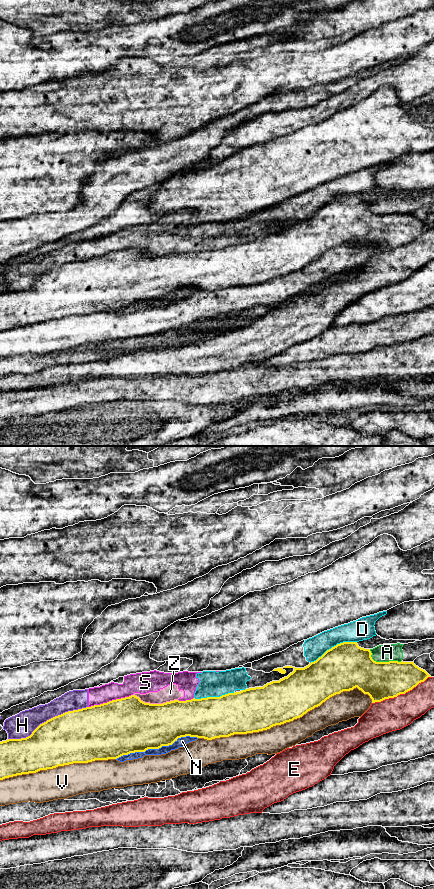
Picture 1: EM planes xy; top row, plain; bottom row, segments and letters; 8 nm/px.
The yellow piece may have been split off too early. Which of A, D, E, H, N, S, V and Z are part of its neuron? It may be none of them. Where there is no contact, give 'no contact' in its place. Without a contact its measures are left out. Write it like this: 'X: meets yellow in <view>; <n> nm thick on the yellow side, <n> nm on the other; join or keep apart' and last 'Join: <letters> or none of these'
A: meets yellow in xy; 340 nm thick on the yellow side, 140 nm on the other; keep apart
D: meets yellow in xy; 380 nm thick on the yellow side, 170 nm on the other; keep apart
E: meets yellow in xy; 300 nm thick on the yellow side, 260 nm on the other; keep apart
H: meets yellow in xy; 420 nm thick on the yellow side, 200 nm on the other; keep apart
N: meets yellow in xy; 420 nm thick on the yellow side, 70 nm on the other; keep apart
S: meets yellow in xy; 460 nm thick on the yellow side, 160 nm on the other; keep apart
V: meets yellow in xy; 340 nm thick on the yellow side, 200 nm on the other; keep apart
Z: meets yellow in xy; 420 nm thick on the yellow side, 130 nm on the other; keep apart
Join: none of these

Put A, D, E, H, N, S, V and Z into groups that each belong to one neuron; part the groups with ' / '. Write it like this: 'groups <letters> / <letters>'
groups A / D H S Z / E / N / V

